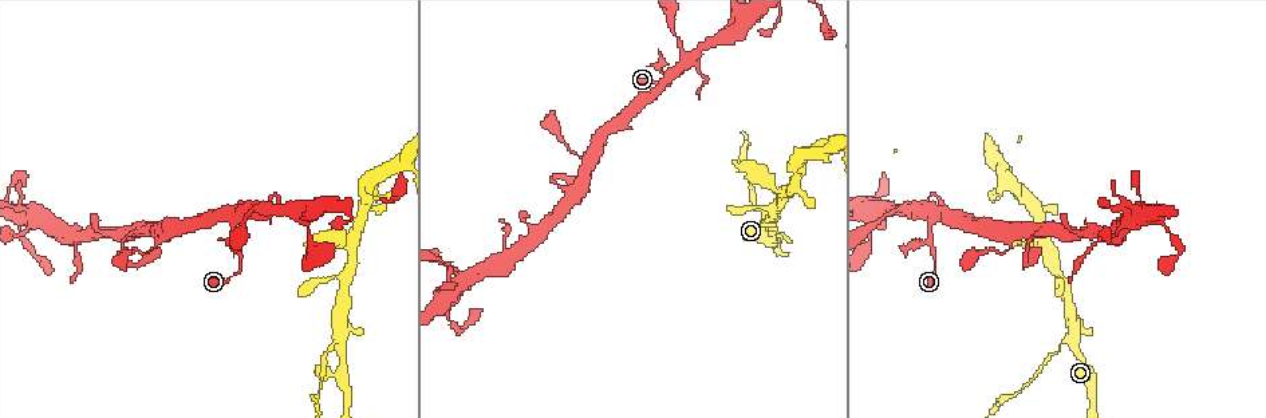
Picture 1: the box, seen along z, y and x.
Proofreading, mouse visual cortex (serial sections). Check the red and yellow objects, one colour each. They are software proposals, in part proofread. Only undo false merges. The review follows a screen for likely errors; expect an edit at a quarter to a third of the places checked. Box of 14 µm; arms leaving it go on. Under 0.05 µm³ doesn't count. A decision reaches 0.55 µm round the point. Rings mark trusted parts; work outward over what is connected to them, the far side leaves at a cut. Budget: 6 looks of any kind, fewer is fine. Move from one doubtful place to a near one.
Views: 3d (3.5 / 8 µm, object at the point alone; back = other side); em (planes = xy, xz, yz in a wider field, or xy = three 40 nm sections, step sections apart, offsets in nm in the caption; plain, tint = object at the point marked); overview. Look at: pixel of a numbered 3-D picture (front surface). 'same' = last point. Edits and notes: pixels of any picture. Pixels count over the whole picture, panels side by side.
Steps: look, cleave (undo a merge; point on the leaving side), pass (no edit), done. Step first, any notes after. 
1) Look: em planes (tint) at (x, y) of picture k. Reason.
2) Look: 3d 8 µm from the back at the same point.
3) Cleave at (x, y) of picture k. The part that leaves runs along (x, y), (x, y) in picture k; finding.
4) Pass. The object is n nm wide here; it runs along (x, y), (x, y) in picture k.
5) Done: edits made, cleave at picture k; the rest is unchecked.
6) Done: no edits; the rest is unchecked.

Look: 3d 3.5 µm at (1073, 340) of picture 1. Side arm on a straight run.

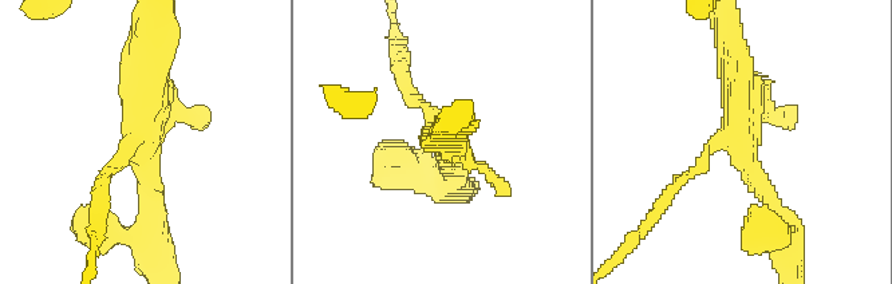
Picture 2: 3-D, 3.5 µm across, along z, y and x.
Look: em xy step 3 (tint) at (143, 137) of picture 2.

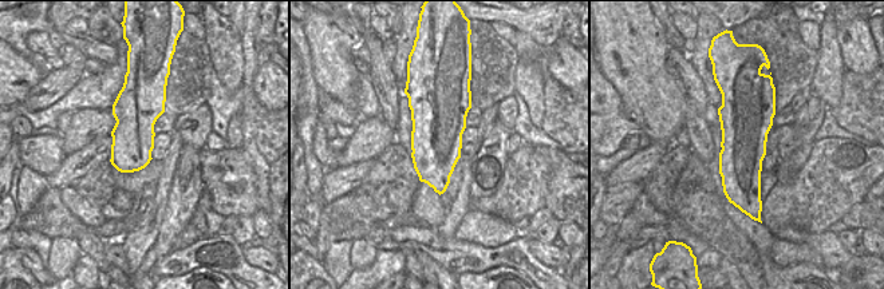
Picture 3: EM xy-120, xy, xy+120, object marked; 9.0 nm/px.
Cleave at (675, 186) of picture 2. The part that leaves runs along (705, 160), (677, 184), (630, 241) in picture 2; two cells meet here.

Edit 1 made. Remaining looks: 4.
Look: 3d 8 µm from the back at (930, 222) of picture 1.

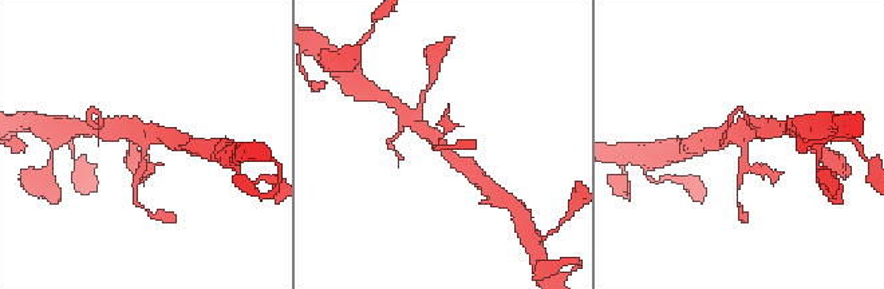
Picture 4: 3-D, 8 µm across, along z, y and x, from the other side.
Look: 3d 3.5 µm at (141, 144) of picture 4. Closer look.

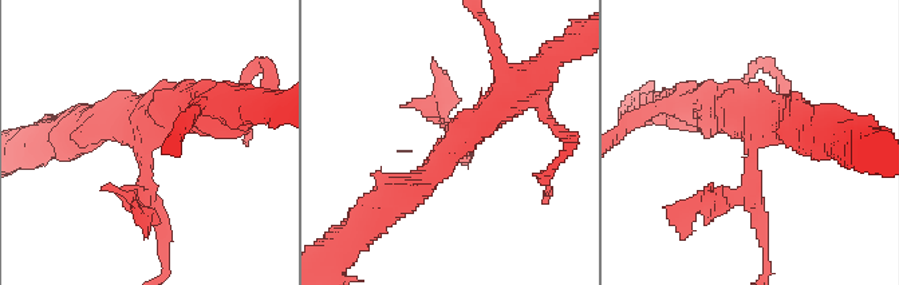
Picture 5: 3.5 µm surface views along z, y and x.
Look: em xy step 2 (tint) at (145, 135) of picture 5. 3 arms meet here; the arms are 200, 350, 400 nm wide.

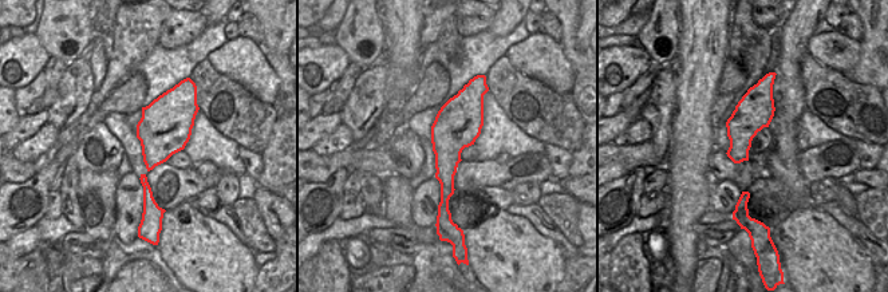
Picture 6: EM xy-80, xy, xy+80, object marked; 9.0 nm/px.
Pass. All the same cell.

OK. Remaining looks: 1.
Done: edits made, cleave at picture 2; the rest is unchecked.

